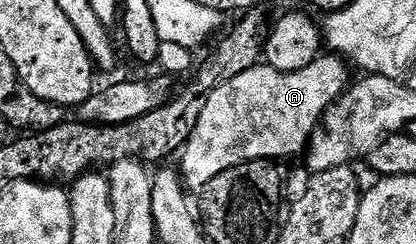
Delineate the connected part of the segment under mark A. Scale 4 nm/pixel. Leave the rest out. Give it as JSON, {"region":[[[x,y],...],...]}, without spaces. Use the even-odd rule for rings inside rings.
{"region":[[[323,54],[303,70],[280,72],[258,66],[215,88],[180,157],[184,183],[201,190],[219,174],[248,160],[276,161],[277,156],[304,153],[325,113],[341,99],[350,83],[345,67],[342,57]]]}

